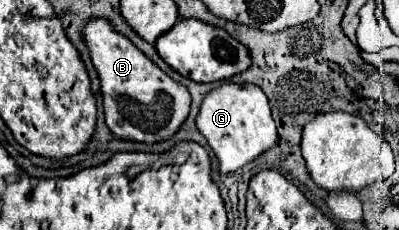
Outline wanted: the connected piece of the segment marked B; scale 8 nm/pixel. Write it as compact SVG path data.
M89 20L81 34L101 82L103 110L109 130L119 138L137 142L159 142L171 138L189 114L189 90L161 72L161 68L127 36L113 32L113 24L109 24L109 20Z

